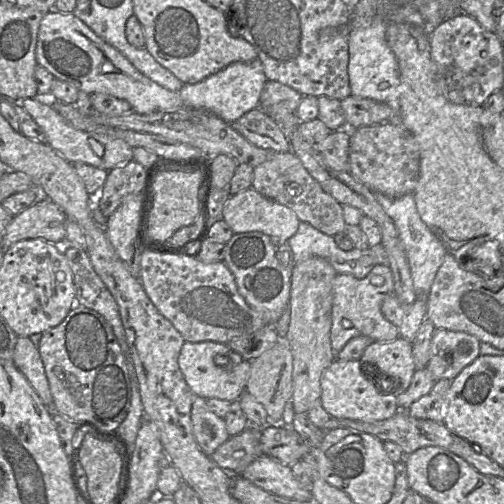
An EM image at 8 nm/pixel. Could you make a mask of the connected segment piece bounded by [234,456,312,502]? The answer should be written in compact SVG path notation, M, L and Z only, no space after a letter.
M260 456L251 464L249 464L240 475L234 476L241 476L245 479L248 479L254 485L280 497L301 502L312 500L312 492L310 490L306 490L298 482L293 475L291 467L267 456Z

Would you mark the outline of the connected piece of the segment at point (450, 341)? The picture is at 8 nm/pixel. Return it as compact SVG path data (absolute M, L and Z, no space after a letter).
M436 329L431 345L430 366L433 364L437 375L445 378L455 378L465 367L480 356L481 341L475 336L461 331Z

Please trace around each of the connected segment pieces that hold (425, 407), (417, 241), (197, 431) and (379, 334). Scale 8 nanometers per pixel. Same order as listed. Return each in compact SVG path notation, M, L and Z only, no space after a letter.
M436 382L431 392L414 402L407 413L417 419L444 423L447 414L447 393L452 382Z
M375 193L375 196L386 214L393 220L399 232L409 262L417 297L424 296L428 298L437 271L448 253L447 250L438 237L421 219L413 194L406 194L397 198L389 197L382 193Z
M196 395L191 408L191 421L195 440L209 457L230 438L225 419L208 408L206 399Z
M377 264L362 279L337 274L333 279L331 346L337 354L354 337L366 336L373 341L392 342L400 337L399 329L381 311L383 300L394 294L393 274L388 265Z

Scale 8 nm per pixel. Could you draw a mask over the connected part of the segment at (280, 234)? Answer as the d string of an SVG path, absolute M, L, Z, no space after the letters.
M252 187L230 195L223 208L223 220L234 234L255 231L282 241L292 237L300 223L297 215L290 208L266 198Z

